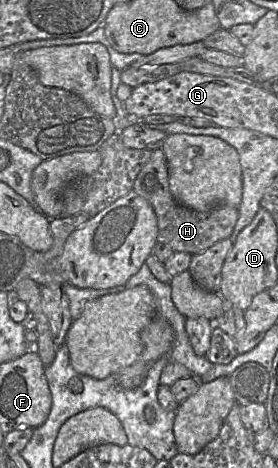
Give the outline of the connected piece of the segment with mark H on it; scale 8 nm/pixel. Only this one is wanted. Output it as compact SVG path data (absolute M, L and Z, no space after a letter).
M156 149L137 175L133 189L152 206L158 221L157 242L168 244L174 252L191 255L202 253L216 242L231 236L238 220L238 208L220 204L207 212L187 208L173 198L169 188L167 160L162 149Z

